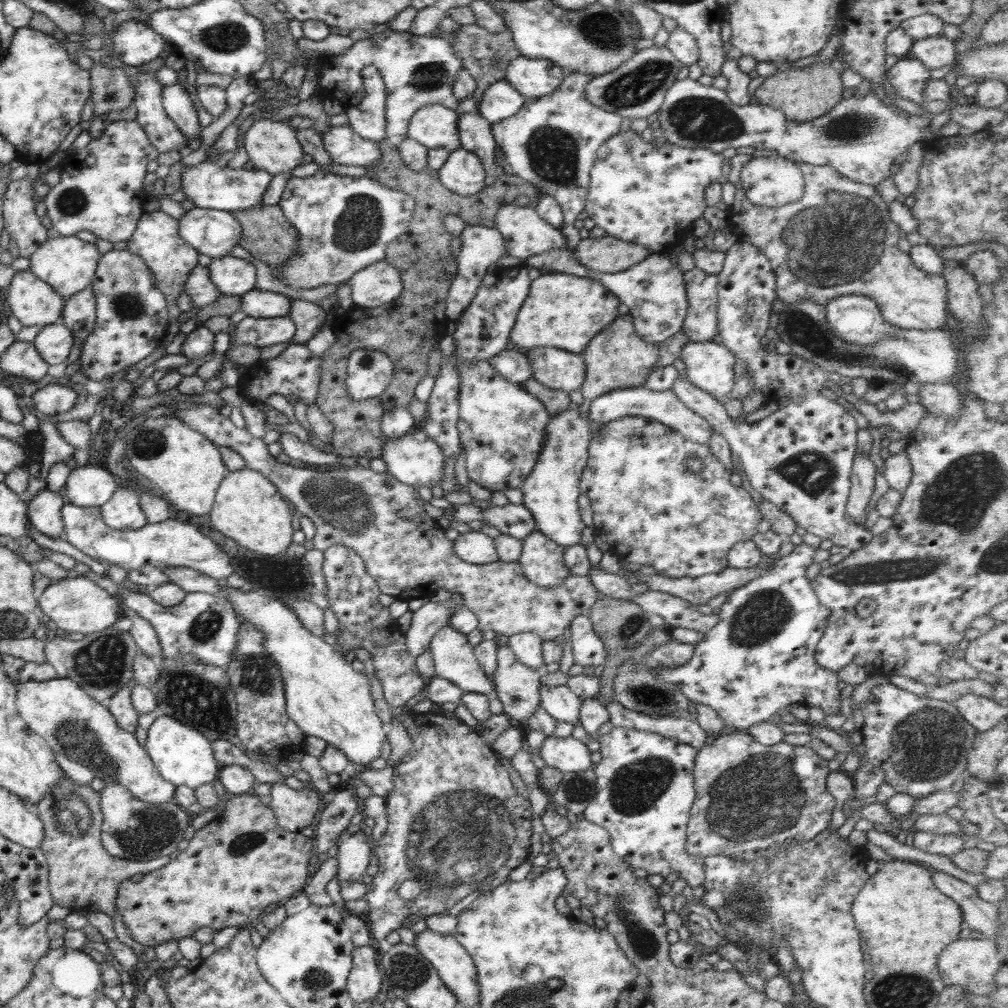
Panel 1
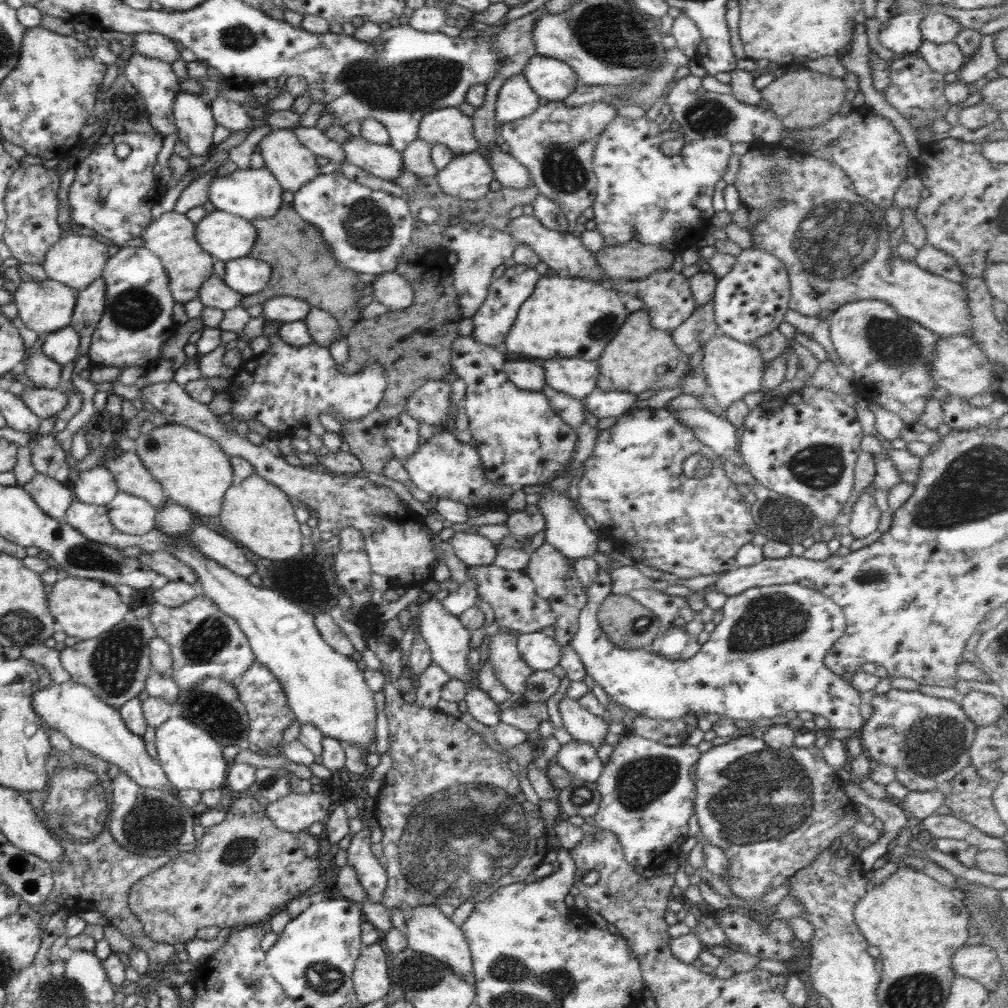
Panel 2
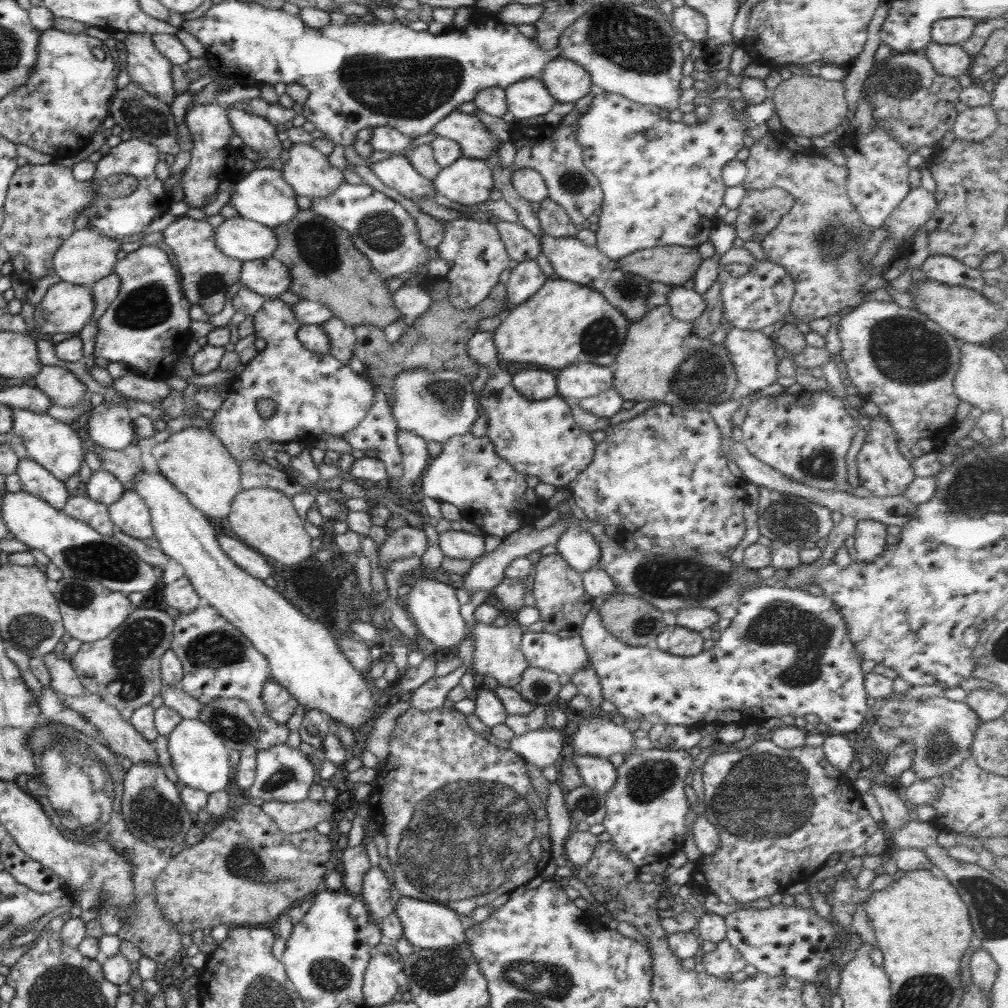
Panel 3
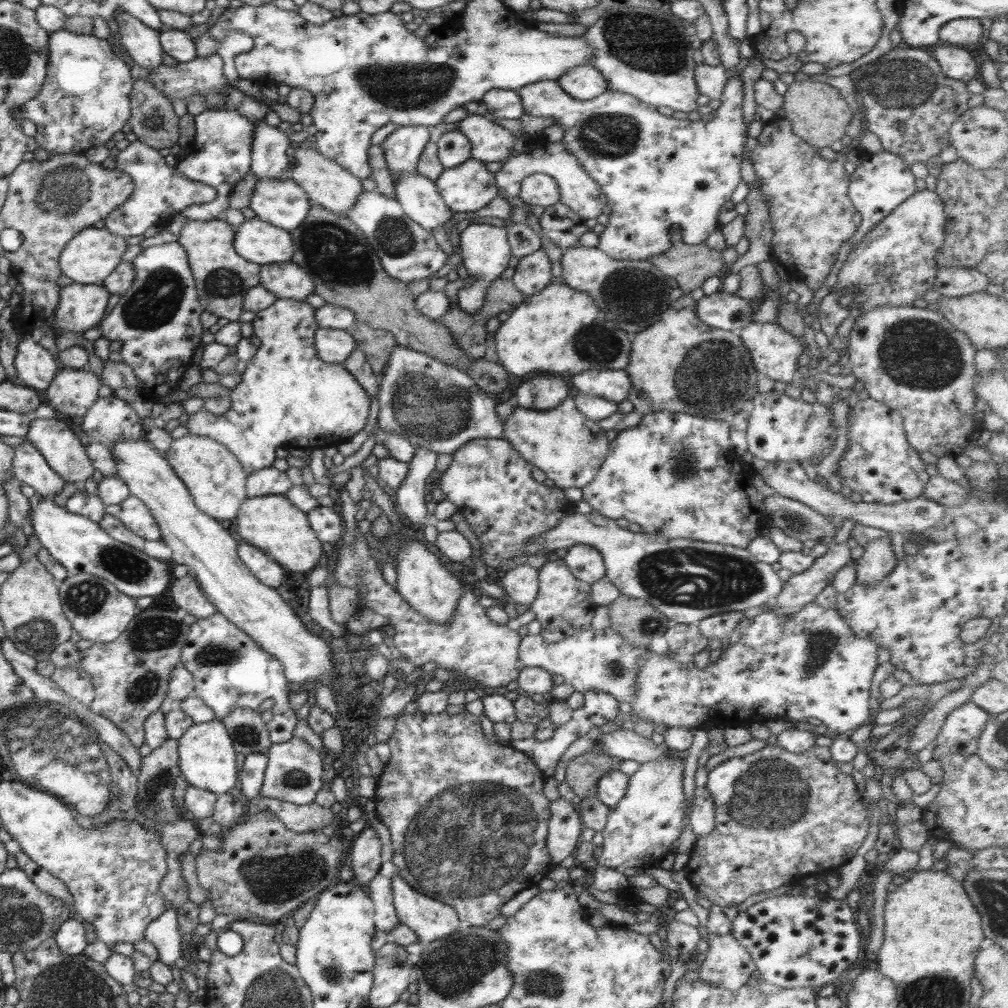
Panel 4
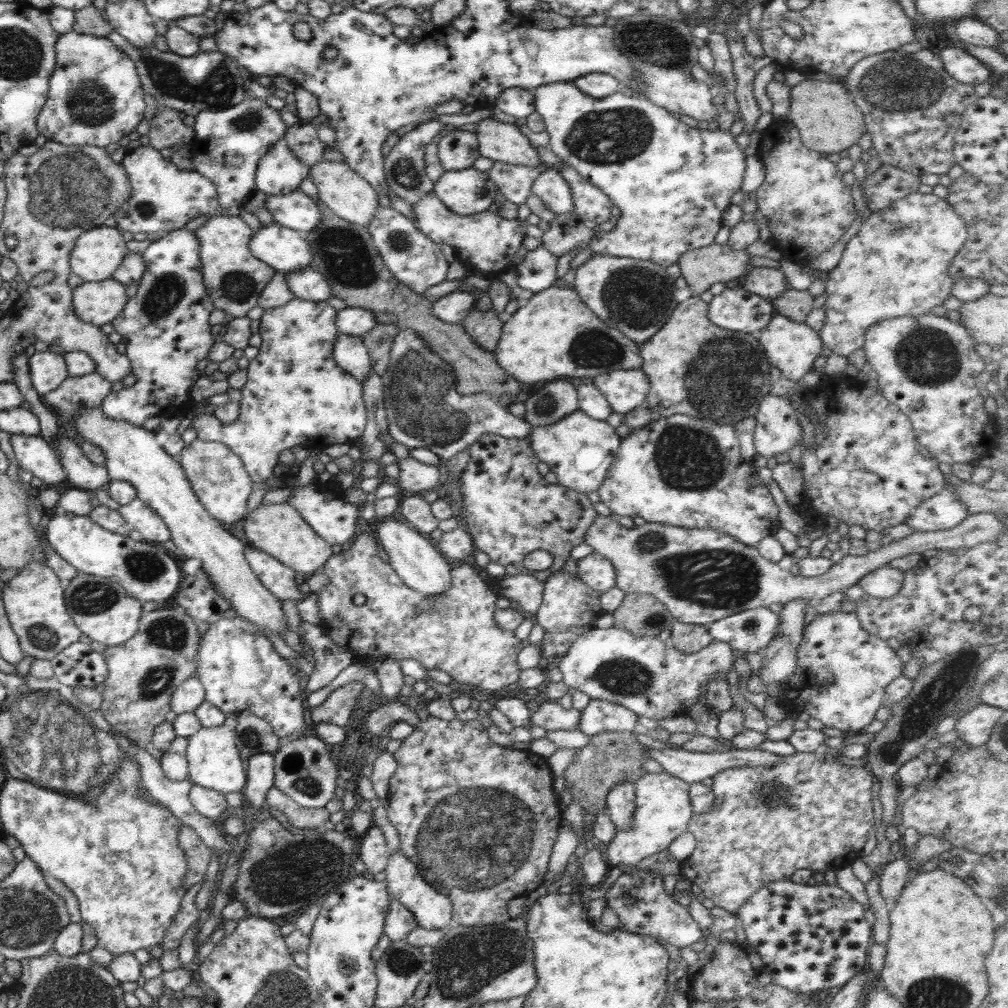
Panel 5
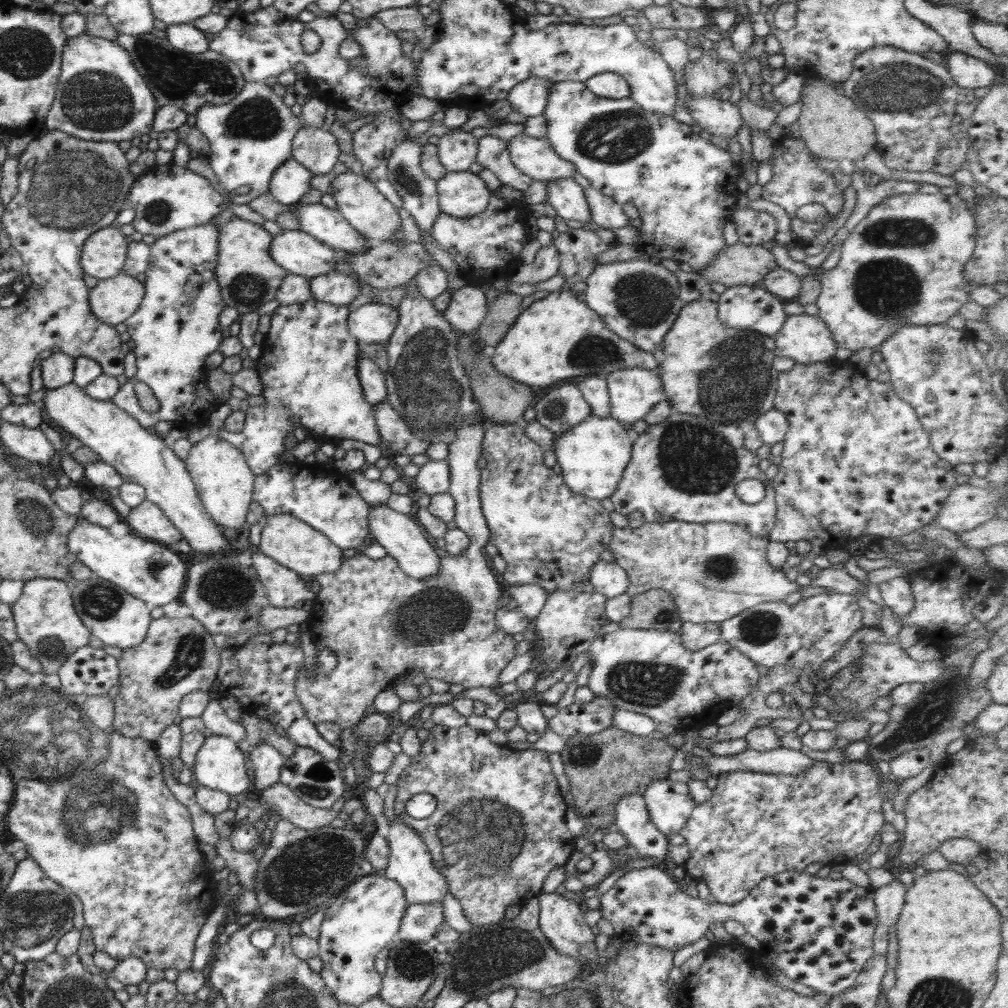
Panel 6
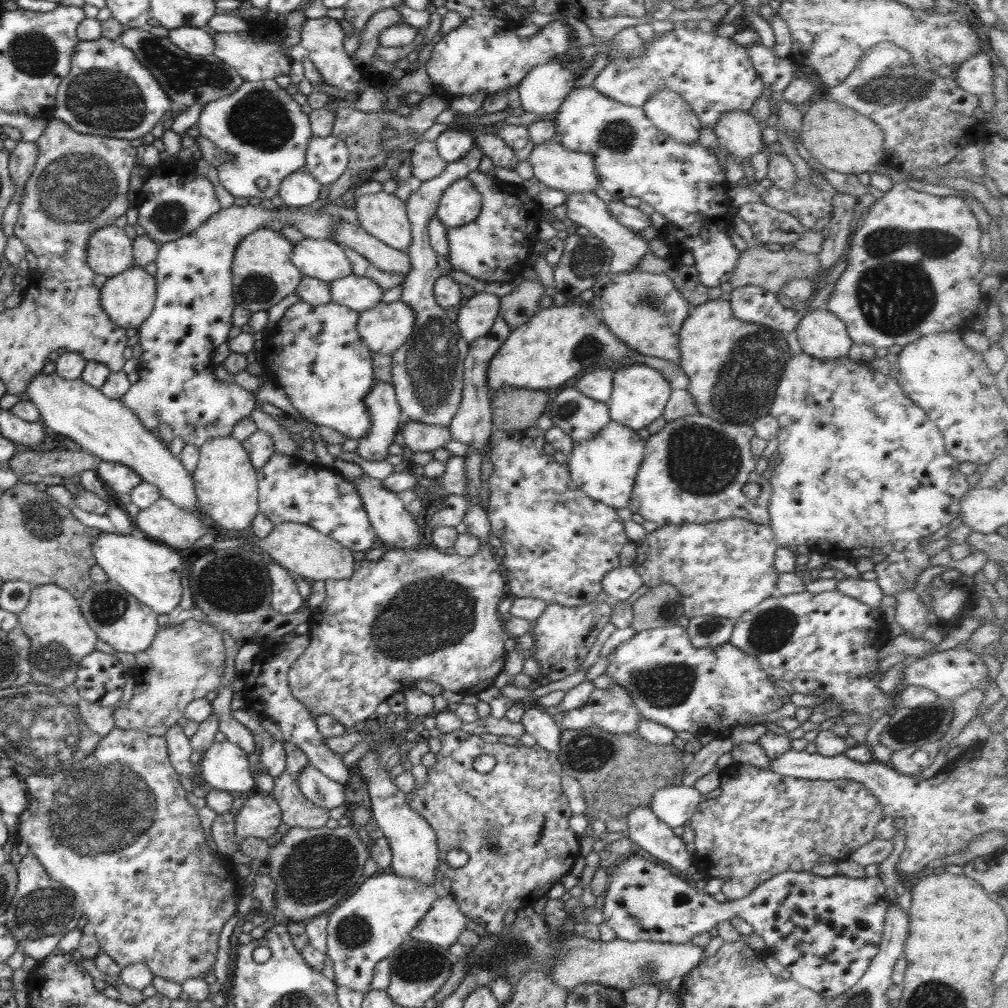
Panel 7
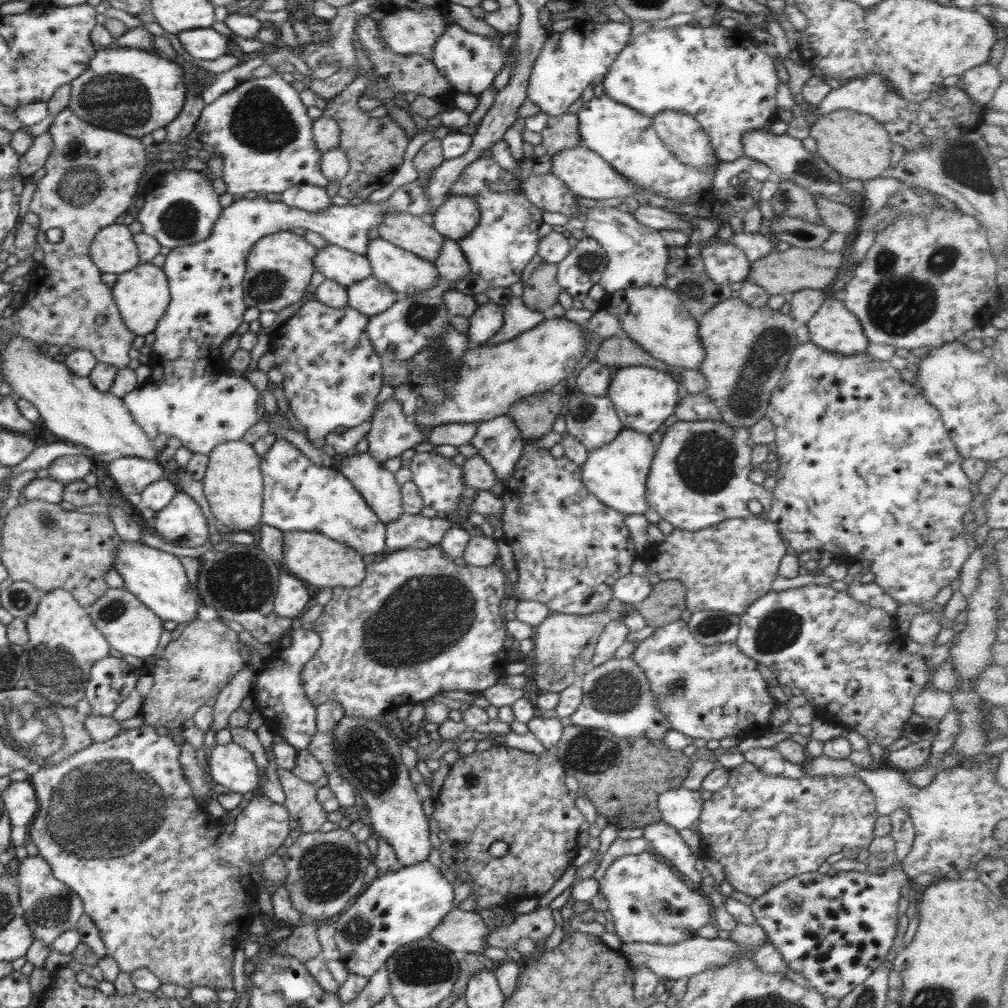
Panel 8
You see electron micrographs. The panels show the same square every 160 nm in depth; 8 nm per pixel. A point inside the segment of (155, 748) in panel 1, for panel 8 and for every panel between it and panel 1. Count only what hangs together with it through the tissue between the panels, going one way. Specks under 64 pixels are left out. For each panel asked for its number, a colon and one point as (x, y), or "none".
2: (190, 757)
3: (201, 761)
4: (207, 760)
5: (214, 762)
6: (220, 764)
7: (224, 766)
8: (231, 765)

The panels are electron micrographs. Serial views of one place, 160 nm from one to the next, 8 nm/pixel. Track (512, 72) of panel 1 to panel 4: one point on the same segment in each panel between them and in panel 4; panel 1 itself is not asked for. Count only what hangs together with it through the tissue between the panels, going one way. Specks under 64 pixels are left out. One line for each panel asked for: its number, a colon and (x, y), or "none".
2: (553, 80)
3: (566, 81)
4: (583, 82)

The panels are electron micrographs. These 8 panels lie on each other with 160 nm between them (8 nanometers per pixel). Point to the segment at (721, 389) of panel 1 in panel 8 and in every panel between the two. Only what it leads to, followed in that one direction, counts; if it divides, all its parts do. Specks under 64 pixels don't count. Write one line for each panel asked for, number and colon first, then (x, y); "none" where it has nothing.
2: (732, 369)
3: (752, 353)
4: (775, 352)
5: (791, 346)
6: (806, 339)
7: (821, 334)
8: (833, 327)

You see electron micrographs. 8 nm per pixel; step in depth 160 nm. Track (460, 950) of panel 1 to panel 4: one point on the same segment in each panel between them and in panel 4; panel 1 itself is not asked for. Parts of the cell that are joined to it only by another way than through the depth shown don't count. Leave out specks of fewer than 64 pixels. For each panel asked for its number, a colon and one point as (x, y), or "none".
2: (428, 931)
3: (426, 925)
4: (431, 920)

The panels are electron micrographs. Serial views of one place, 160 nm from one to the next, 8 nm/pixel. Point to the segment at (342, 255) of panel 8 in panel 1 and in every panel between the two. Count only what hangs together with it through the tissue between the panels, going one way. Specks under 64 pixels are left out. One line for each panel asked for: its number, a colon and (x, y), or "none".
1: (213, 233)
2: (225, 236)
3: (237, 237)
4: (257, 241)
5: (284, 249)
6: (298, 253)
7: (324, 259)

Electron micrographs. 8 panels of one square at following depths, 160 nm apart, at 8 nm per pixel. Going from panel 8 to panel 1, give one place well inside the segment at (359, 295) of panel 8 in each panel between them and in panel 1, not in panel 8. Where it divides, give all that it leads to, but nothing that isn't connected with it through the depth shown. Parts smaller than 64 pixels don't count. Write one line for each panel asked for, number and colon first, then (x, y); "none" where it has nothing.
1: (232, 276)
2: (247, 275)
3: (269, 277)
4: (287, 280)
5: (308, 284)
6: (333, 287)
7: (359, 293)

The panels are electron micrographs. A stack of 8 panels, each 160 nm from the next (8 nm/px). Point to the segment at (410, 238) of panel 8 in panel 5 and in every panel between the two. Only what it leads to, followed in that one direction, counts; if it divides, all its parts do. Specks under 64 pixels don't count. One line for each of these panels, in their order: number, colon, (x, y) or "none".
5: (349, 196)
6: (358, 200)
7: (383, 215)

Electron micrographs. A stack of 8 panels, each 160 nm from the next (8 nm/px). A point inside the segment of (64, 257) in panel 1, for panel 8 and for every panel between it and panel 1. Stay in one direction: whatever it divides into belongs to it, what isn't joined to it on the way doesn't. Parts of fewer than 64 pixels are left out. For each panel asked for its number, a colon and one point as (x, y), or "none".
2: (77, 260)
3: (86, 256)
4: (92, 254)
5: (97, 254)
6: (104, 252)
7: (110, 252)
8: (112, 249)

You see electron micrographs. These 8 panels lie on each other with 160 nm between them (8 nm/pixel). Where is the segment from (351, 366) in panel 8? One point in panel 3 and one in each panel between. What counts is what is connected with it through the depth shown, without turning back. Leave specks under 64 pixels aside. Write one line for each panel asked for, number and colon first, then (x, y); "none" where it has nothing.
3: (315, 393)
4: (288, 397)
5: (296, 395)
6: (308, 369)
7: (316, 355)

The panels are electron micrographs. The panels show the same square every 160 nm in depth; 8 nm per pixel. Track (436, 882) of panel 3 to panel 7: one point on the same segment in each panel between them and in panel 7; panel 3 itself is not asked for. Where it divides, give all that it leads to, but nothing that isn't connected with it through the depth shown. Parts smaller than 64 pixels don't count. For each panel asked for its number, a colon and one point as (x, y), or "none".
4: (468, 820)
5: (479, 820)
6: (499, 828)
7: (519, 806)

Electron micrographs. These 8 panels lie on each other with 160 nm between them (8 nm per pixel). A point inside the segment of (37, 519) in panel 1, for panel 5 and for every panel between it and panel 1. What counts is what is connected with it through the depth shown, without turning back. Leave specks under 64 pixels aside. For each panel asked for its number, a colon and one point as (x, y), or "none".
2: (52, 497)
3: (36, 480)
4: (29, 466)
5: (34, 454)

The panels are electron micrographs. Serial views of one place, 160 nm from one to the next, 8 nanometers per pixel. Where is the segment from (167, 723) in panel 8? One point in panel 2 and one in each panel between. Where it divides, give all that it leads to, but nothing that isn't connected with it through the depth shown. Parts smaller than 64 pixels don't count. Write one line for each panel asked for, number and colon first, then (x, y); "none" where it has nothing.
2: (115, 665)
3: (122, 669)
4: (130, 675)
5: (143, 672)
6: (178, 655)
7: (184, 662)

